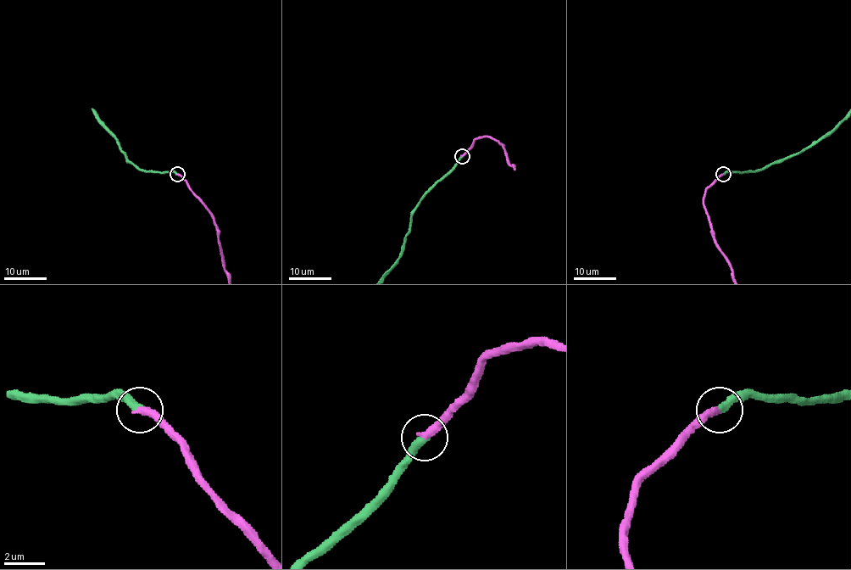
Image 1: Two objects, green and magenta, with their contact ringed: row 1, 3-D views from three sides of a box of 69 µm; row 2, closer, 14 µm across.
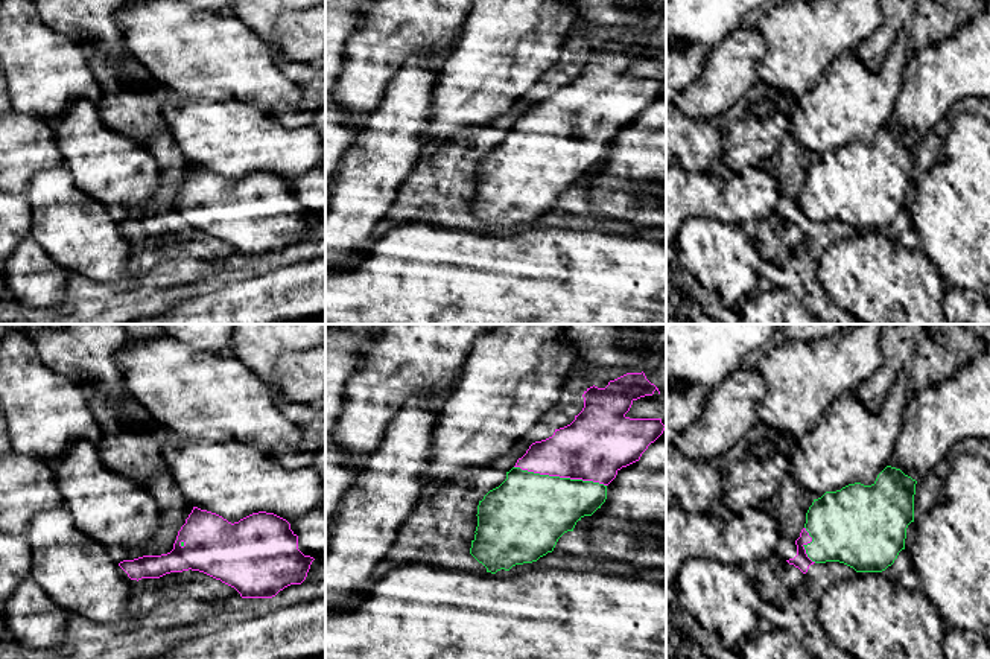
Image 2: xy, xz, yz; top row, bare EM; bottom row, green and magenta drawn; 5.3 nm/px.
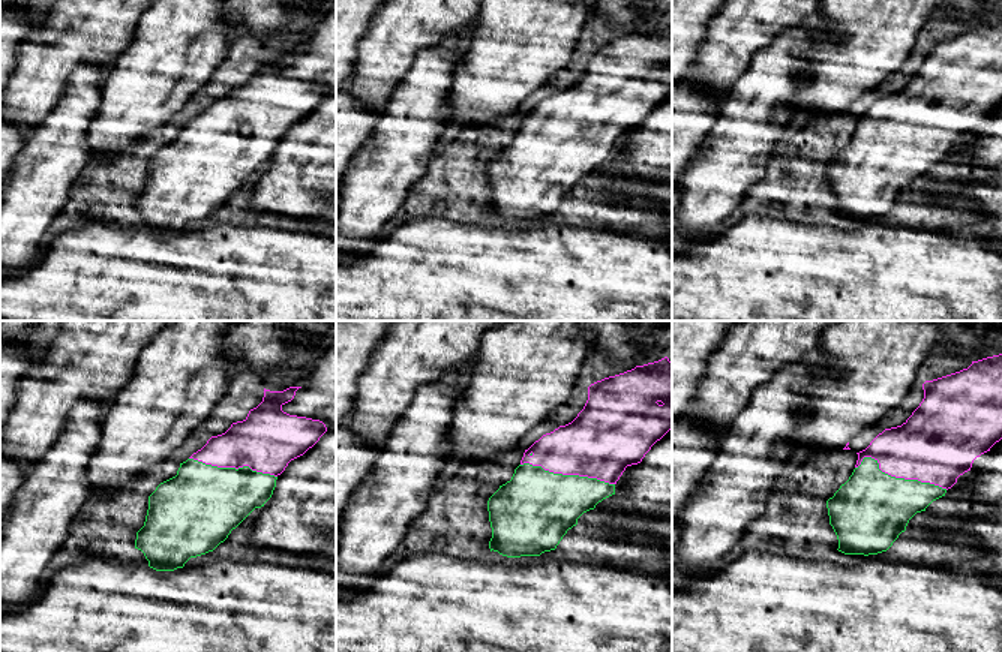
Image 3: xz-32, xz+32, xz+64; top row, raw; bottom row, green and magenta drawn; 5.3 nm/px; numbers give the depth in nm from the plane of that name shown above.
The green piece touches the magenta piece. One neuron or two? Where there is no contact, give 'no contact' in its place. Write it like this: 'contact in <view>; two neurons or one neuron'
contact in xz; one neuron

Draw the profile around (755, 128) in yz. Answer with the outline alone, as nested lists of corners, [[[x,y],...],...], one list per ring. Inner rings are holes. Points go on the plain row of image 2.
[[[757,81],[731,108],[716,117],[725,148],[719,161],[735,174],[768,166],[789,134],[795,97]]]

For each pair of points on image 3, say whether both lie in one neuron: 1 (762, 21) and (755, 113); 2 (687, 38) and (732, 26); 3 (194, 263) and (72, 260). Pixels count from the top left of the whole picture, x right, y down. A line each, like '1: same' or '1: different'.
1: different
2: different
3: same

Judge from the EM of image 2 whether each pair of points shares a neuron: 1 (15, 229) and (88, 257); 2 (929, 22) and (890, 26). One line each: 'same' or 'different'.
1: different
2: same

